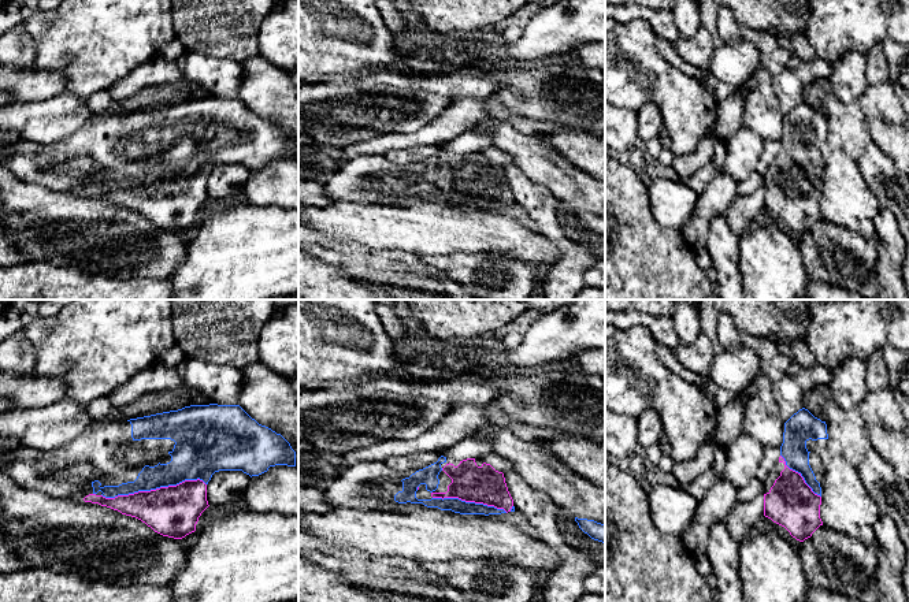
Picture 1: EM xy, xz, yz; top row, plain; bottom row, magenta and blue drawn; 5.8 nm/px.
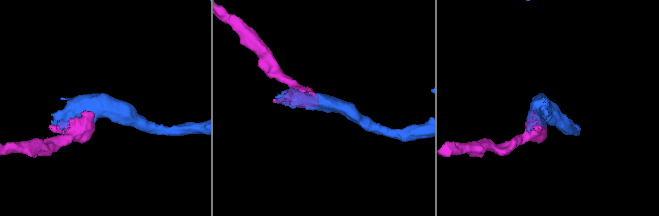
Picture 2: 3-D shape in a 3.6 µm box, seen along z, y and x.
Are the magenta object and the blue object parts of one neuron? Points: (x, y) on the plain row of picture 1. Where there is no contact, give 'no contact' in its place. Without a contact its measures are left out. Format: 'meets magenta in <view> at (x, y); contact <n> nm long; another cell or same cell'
meets magenta in xy at (154, 184); contact 600 nm long; same cell

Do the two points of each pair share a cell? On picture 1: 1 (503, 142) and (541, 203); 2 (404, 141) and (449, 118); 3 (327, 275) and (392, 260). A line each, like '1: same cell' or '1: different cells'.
1: different cells
2: same cell
3: different cells

